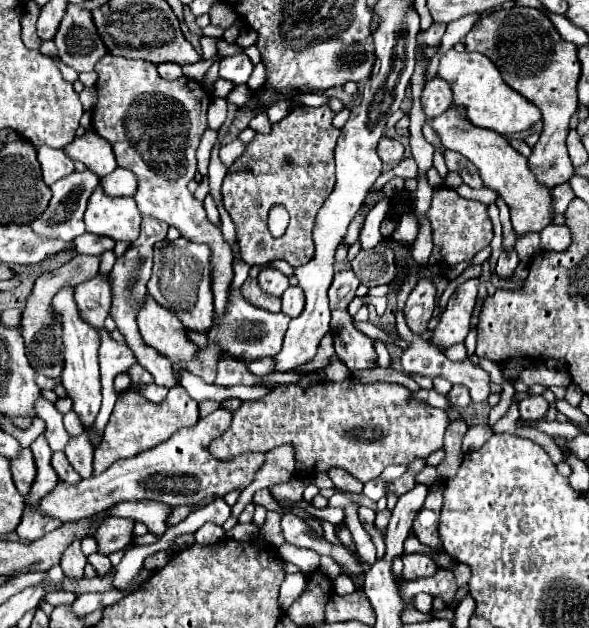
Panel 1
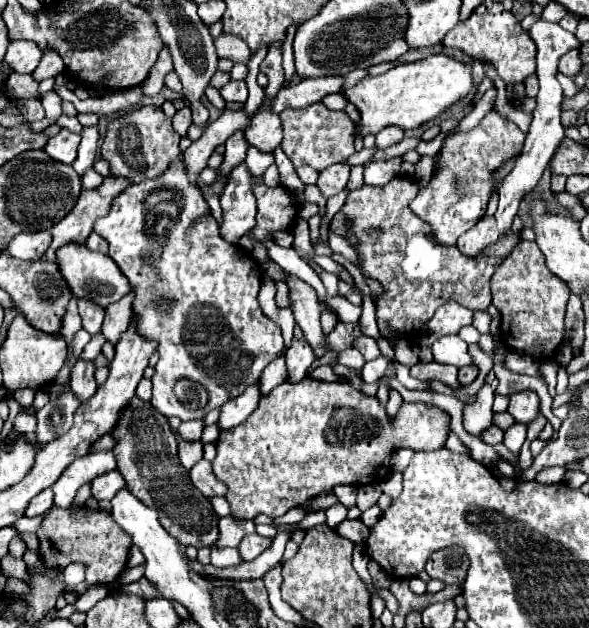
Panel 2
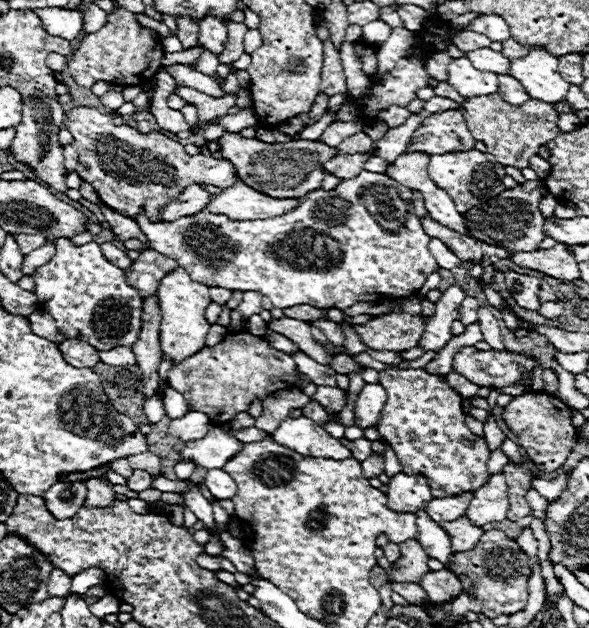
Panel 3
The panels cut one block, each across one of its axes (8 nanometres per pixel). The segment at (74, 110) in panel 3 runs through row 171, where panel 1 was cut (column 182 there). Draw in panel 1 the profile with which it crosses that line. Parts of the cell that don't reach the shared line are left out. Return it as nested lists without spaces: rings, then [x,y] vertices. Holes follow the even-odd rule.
[[[106,54],[98,60],[96,68],[98,72],[98,82],[96,82],[96,92],[98,92],[98,102],[92,112],[94,120],[94,132],[108,140],[114,148],[114,156],[118,166],[128,168],[136,174],[138,178],[138,192],[134,196],[142,216],[152,216],[158,220],[164,220],[166,224],[174,226],[180,230],[180,234],[190,240],[190,242],[202,242],[208,244],[212,250],[212,292],[214,292],[214,314],[220,316],[224,314],[228,306],[228,286],[234,278],[232,272],[232,250],[224,242],[222,232],[218,226],[214,226],[204,212],[204,204],[196,200],[188,192],[188,182],[196,174],[196,148],[200,142],[200,134],[208,128],[208,106],[212,102],[210,92],[188,78],[178,78],[178,80],[164,80],[156,72],[156,66],[152,62],[144,60],[128,60],[120,56]]]

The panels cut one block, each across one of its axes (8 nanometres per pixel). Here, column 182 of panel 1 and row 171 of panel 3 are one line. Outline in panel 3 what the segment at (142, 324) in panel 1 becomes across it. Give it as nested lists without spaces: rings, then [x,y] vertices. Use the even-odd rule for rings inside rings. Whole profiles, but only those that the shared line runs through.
[[[372,148],[370,152],[356,152],[356,154],[340,154],[334,156],[332,160],[326,162],[326,172],[338,176],[340,180],[354,178],[364,170],[364,164],[368,158],[376,156],[376,150]]]

